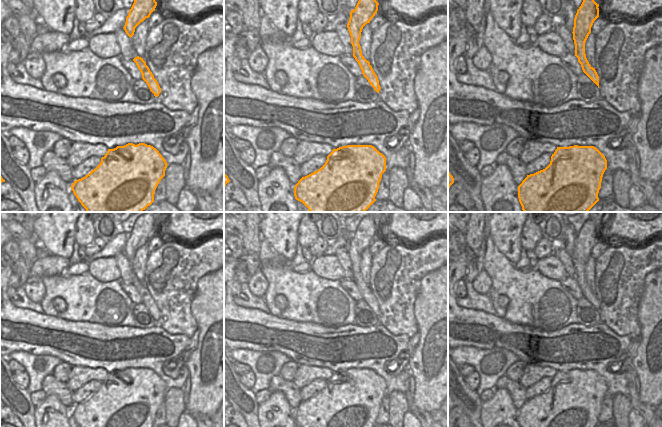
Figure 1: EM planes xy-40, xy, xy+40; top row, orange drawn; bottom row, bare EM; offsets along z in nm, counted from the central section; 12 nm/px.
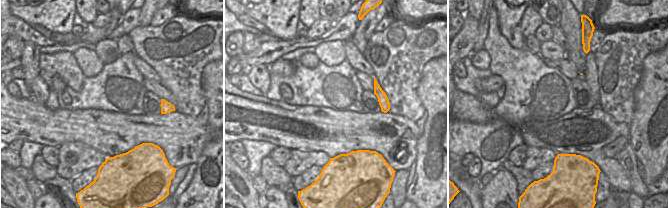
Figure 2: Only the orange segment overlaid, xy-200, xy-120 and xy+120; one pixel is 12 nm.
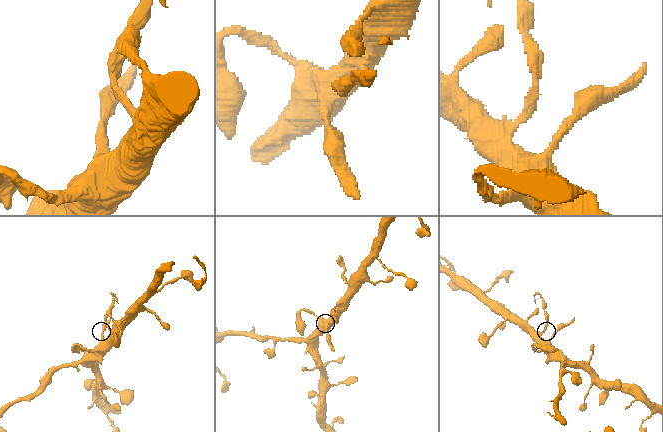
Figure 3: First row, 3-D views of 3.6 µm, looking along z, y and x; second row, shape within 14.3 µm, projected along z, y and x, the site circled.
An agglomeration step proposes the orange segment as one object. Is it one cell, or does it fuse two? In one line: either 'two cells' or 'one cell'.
two cells

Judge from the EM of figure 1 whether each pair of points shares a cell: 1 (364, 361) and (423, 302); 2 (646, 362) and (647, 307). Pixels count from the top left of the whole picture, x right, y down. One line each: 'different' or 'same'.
1: different
2: same

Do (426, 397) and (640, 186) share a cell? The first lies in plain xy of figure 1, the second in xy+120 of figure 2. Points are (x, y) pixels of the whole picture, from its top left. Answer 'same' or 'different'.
different

